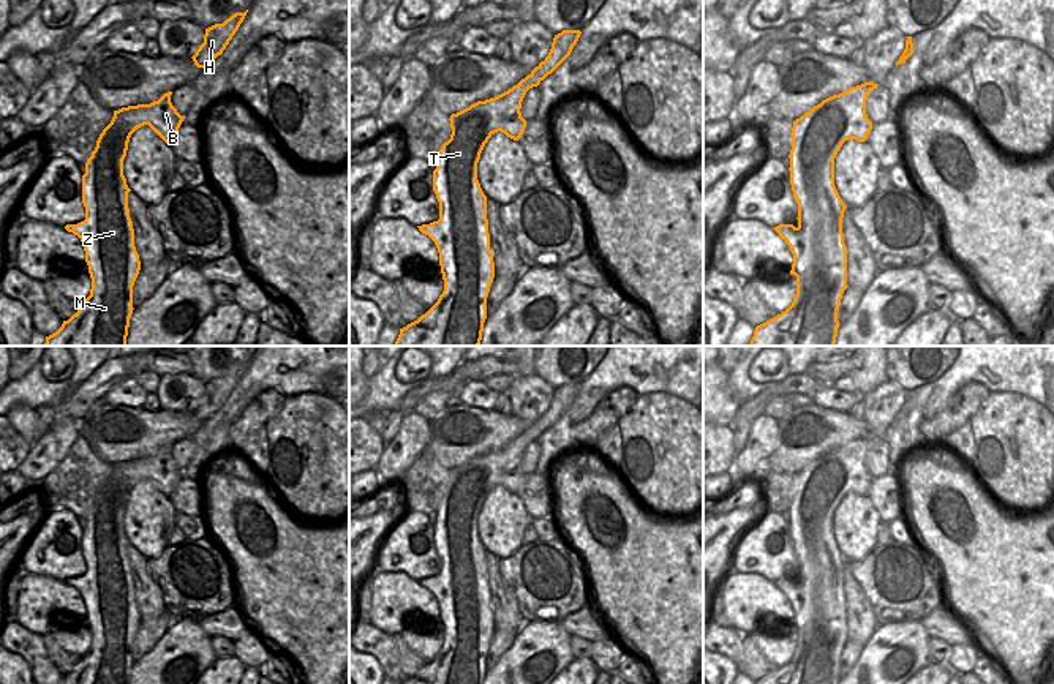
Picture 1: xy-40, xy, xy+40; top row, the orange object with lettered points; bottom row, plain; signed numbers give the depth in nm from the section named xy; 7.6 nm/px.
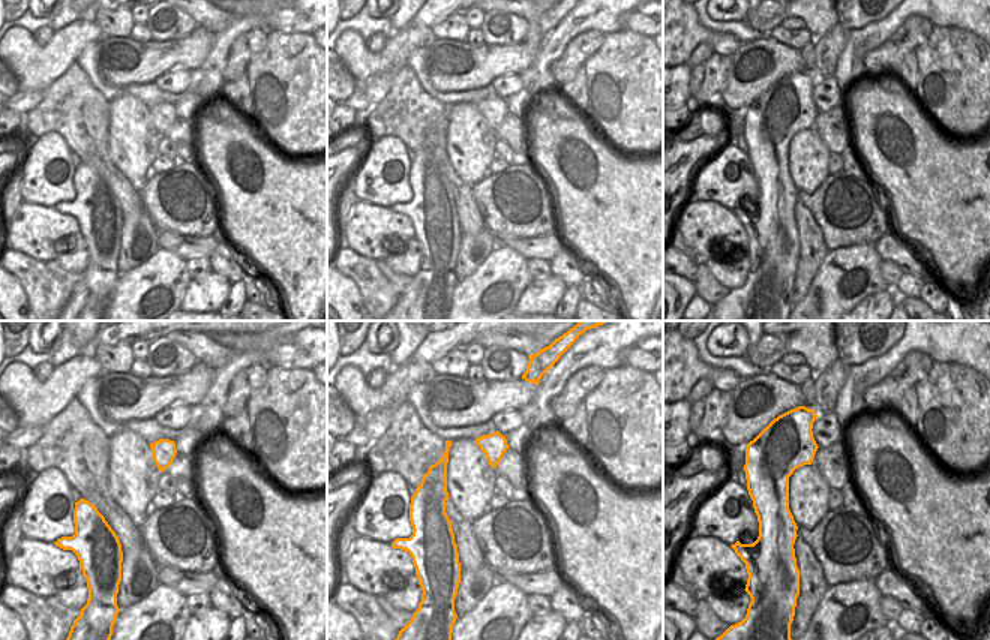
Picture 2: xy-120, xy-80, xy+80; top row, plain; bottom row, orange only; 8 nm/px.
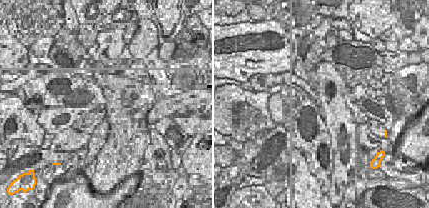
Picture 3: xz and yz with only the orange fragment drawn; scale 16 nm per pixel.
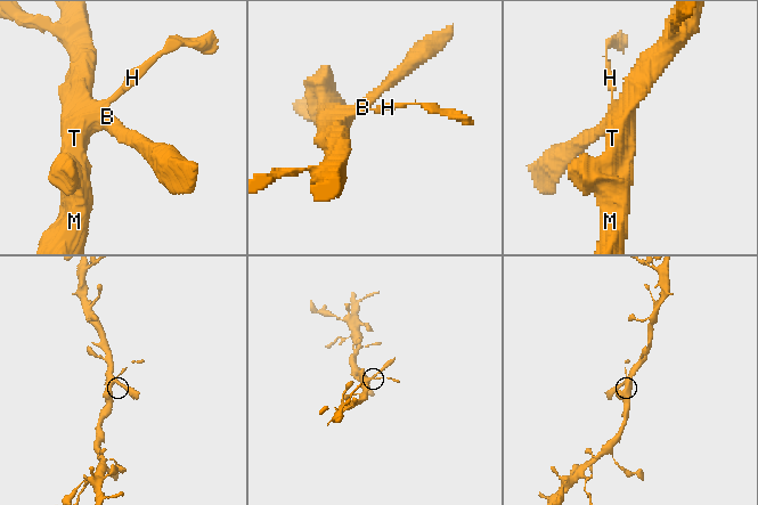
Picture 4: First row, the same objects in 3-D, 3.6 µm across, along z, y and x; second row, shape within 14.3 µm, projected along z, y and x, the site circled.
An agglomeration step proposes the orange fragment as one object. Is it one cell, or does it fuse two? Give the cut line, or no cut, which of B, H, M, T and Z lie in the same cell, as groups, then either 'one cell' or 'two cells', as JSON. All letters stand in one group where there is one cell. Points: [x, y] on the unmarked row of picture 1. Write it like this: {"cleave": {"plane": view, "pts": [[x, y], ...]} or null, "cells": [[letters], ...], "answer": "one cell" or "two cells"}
{"cleave": null, "cells": [["B", "H", "M", "T", "Z"]], "answer": "one cell"}

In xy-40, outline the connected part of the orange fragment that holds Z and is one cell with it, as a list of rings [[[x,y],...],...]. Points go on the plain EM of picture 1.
[[[172,445],[158,455],[114,464],[111,477],[96,494],[82,529],[85,573],[66,578],[84,599],[92,632],[90,649],[58,684],[128,684],[133,668],[133,640],[141,624],[130,572],[123,529],[131,488],[149,479],[166,498],[172,494],[183,471],[171,457]]]

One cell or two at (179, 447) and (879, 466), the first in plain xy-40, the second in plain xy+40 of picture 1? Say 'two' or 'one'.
one

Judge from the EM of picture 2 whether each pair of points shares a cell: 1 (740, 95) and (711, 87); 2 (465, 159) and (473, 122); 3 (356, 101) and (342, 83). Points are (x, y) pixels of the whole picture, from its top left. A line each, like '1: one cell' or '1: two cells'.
1: two cells
2: one cell
3: two cells

